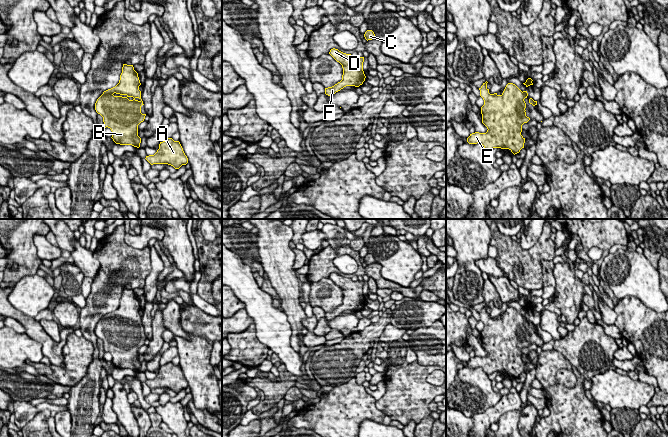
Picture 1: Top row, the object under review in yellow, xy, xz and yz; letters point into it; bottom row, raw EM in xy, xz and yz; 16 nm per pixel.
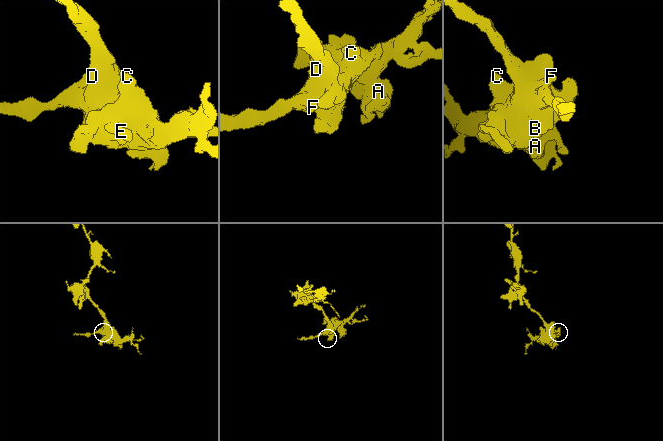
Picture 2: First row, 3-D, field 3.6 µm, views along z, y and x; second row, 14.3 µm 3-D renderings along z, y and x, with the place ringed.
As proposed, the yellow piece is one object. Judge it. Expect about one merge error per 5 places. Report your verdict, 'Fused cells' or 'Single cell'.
Single cell

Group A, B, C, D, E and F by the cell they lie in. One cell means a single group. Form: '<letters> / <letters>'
A B C D E F

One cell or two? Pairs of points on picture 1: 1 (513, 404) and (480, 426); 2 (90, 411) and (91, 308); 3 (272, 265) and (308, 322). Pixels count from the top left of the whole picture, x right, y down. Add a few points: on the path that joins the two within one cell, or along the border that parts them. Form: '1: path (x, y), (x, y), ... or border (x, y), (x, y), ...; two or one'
1: path (505, 405), (488, 418); one
2: path (90, 385), (95, 368), (95, 344), (90, 334); one
3: border (306, 317), (302, 321), (303, 326); two

